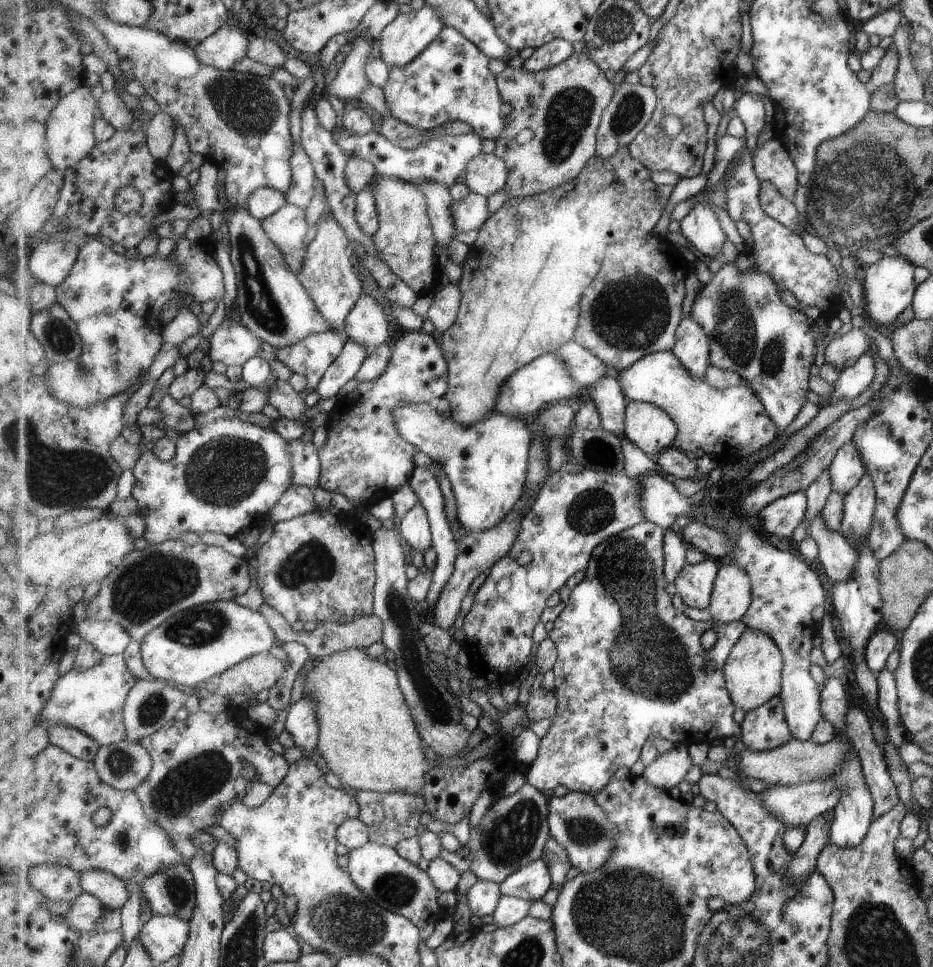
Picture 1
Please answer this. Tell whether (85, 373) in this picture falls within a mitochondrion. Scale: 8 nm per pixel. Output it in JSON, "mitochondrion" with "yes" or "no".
{"mitochondrion":"yes"}

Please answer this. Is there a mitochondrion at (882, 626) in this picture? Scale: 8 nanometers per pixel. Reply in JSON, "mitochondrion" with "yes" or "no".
{"mitochondrion":"no"}

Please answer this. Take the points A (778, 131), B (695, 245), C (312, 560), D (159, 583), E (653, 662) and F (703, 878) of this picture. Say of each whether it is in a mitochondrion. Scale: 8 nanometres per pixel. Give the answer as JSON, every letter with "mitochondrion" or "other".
{"A":"other","B":"other","C":"mitochondrion","D":"mitochondrion","E":"mitochondrion","F":"other"}

